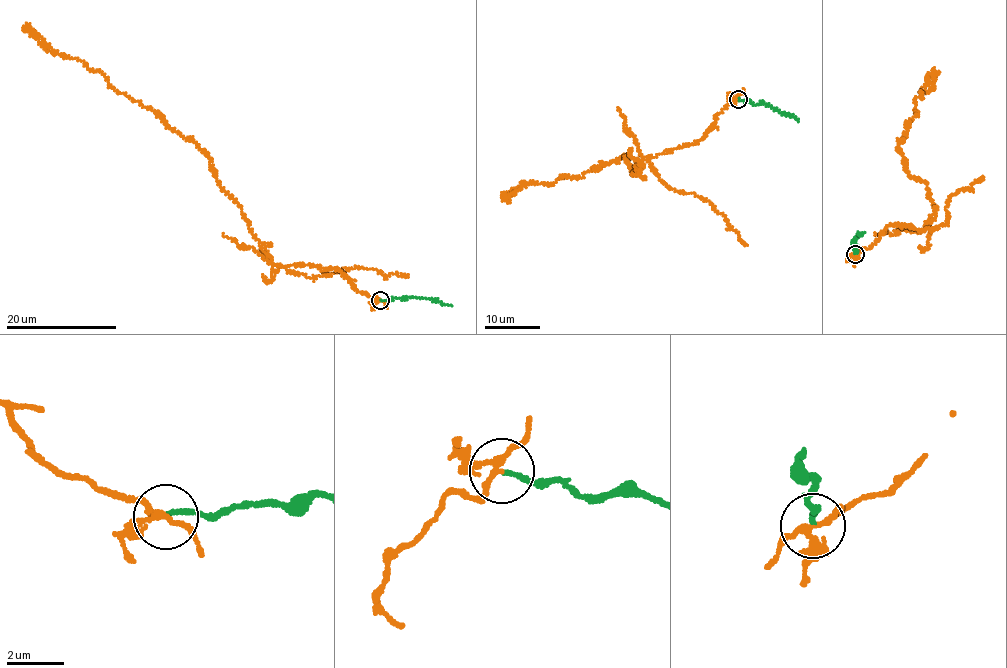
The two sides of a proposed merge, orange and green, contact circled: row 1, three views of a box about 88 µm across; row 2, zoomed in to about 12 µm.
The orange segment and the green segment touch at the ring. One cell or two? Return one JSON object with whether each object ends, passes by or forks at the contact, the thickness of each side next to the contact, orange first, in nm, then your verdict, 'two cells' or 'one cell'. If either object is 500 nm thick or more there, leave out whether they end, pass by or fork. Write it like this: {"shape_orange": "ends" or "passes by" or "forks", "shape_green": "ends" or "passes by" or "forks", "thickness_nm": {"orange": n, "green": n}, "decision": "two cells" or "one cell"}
{"shape_orange": "forks", "shape_green": "ends", "thickness_nm": {"orange": 170, "green": 180}, "decision": "two cells"}

